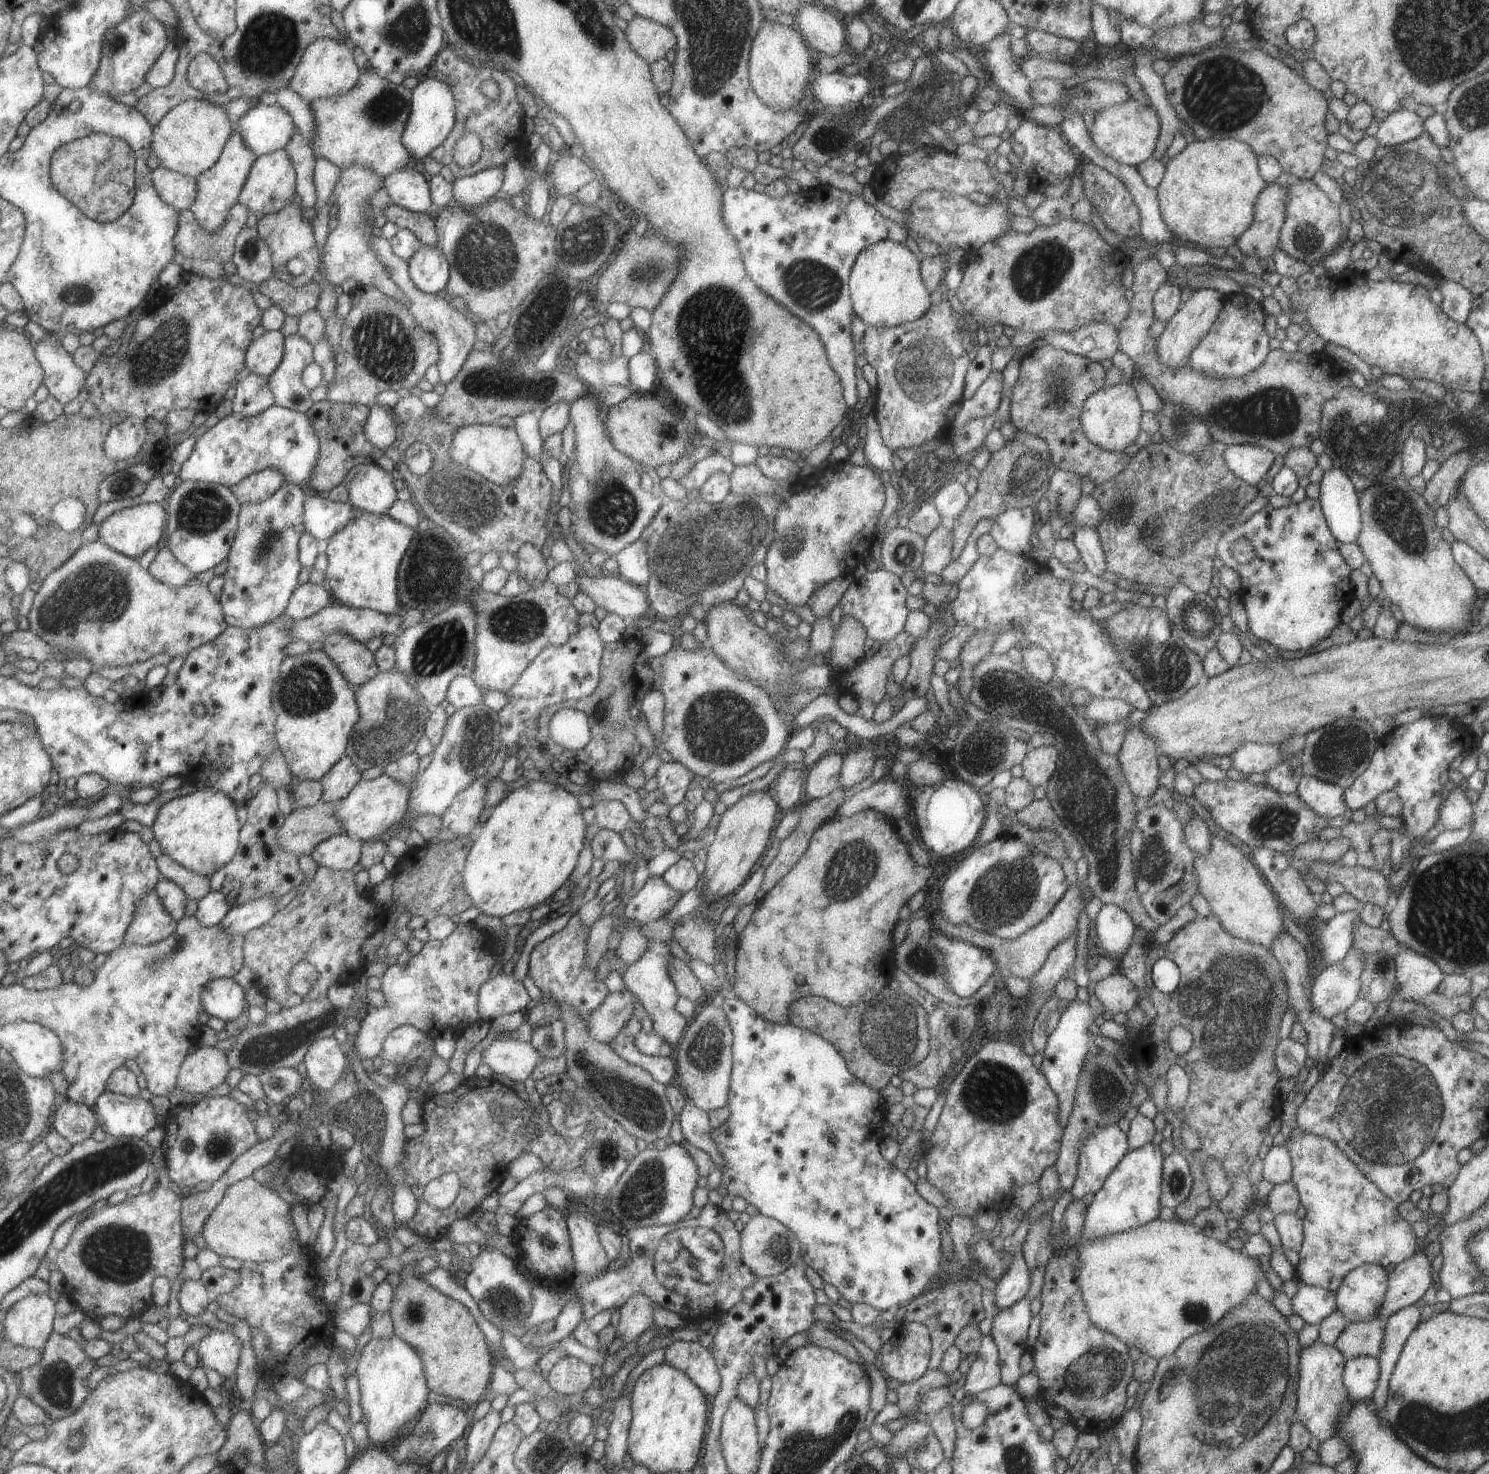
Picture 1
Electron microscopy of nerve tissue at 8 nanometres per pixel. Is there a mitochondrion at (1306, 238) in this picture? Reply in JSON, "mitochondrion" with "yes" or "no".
{"mitochondrion":"yes"}

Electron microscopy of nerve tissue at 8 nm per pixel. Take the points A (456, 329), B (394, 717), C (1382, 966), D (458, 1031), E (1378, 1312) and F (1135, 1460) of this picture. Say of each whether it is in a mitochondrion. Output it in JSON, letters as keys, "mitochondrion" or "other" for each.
{"A":"other","B":"mitochondrion","C":"mitochondrion","D":"other","E":"other","F":"other"}

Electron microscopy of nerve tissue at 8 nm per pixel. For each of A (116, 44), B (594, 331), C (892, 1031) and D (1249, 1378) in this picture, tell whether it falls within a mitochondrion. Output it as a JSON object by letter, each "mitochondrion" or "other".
{"A":"mitochondrion","B":"other","C":"mitochondrion","D":"mitochondrion"}

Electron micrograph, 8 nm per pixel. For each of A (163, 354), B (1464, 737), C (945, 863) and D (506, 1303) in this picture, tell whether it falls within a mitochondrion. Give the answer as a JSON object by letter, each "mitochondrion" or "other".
{"A":"mitochondrion","B":"other","C":"other","D":"mitochondrion"}

